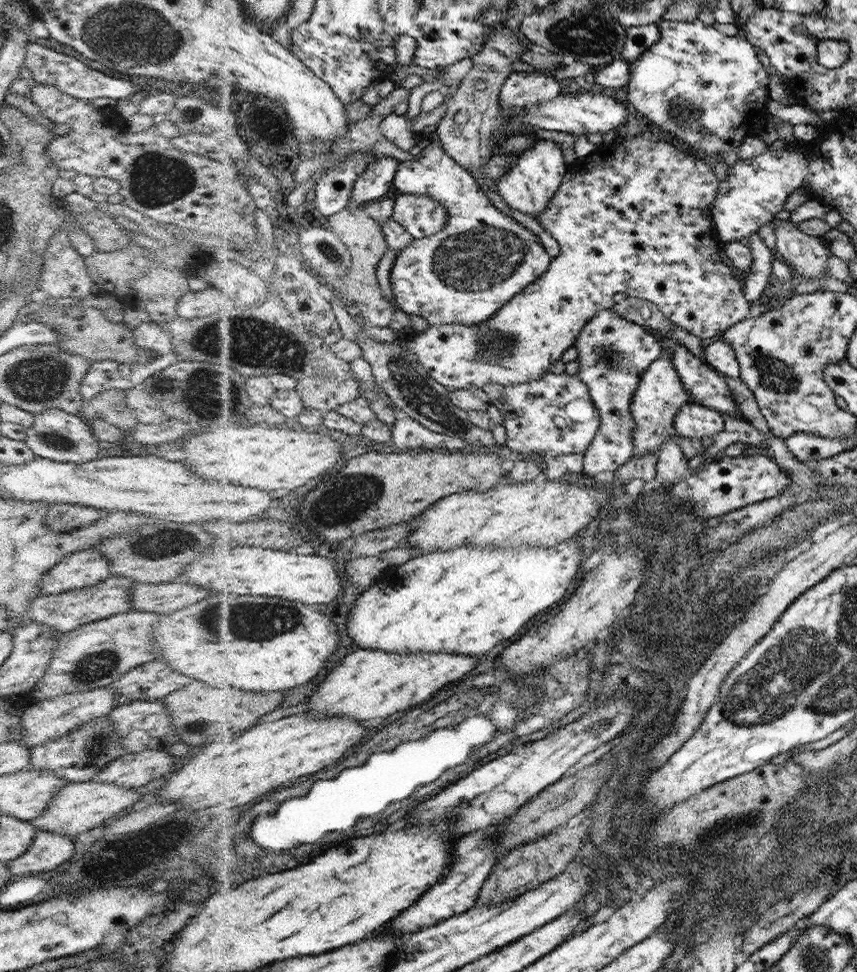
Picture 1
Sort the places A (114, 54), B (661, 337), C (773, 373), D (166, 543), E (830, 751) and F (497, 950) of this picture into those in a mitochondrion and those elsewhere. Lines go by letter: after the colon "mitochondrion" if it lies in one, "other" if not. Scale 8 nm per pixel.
A: mitochondrion
B: other
C: mitochondrion
D: mitochondrion
E: other
F: other

